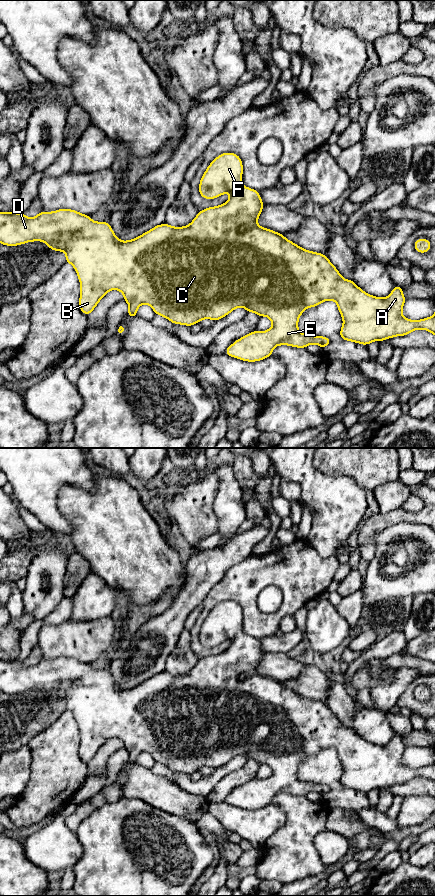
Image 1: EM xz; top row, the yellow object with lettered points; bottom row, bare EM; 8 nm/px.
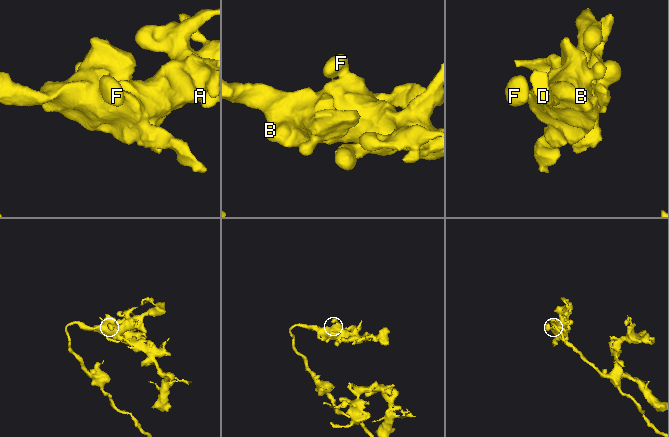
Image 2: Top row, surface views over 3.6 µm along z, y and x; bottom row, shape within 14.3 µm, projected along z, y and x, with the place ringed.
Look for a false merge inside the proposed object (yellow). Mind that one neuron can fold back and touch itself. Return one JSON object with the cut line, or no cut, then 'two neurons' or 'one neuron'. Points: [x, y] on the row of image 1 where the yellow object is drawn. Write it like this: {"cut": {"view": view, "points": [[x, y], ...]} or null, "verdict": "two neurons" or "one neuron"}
{"cut": null, "verdict": "one neuron"}

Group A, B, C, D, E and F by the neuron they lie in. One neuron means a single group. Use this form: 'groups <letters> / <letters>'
groups A B C D E F

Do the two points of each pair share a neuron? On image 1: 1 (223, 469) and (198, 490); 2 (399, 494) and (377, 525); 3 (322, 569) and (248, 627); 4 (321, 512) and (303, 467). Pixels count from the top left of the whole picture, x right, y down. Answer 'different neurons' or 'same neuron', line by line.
1: different neurons
2: different neurons
3: same neuron
4: same neuron

